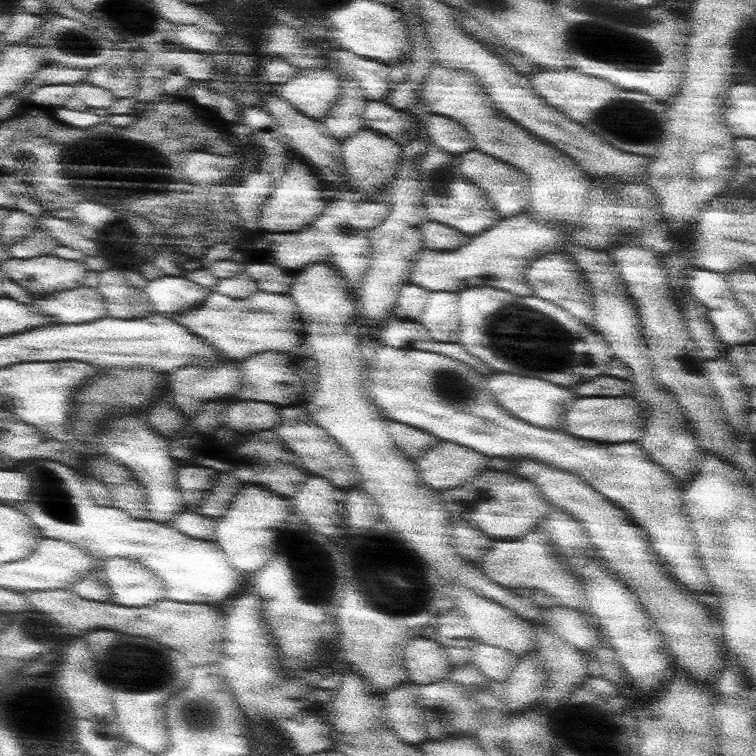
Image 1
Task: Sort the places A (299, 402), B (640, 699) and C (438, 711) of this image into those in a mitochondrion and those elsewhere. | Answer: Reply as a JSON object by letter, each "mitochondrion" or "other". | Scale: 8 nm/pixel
{"A":"other","B":"other","C":"other"}

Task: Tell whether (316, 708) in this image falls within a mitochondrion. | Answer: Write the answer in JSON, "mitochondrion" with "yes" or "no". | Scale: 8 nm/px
{"mitochondrion":"no"}

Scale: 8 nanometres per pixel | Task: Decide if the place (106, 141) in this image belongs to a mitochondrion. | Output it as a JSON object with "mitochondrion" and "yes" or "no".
{"mitochondrion":"yes"}

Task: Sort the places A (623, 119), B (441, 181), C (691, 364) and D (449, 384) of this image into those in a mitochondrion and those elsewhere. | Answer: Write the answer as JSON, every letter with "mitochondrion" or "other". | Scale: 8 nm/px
{"A":"mitochondrion","B":"mitochondrion","C":"other","D":"mitochondrion"}

